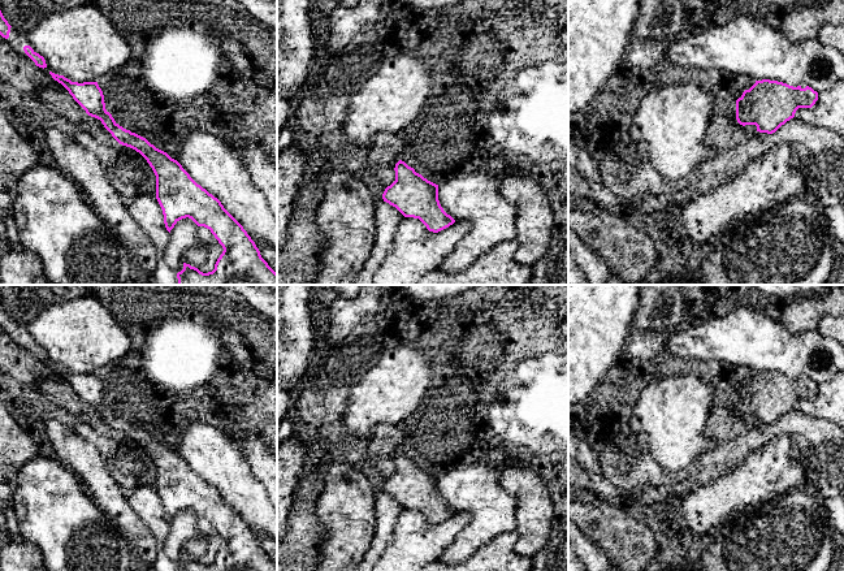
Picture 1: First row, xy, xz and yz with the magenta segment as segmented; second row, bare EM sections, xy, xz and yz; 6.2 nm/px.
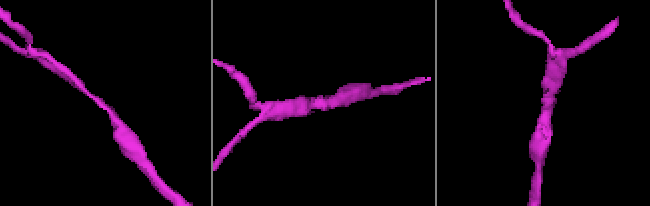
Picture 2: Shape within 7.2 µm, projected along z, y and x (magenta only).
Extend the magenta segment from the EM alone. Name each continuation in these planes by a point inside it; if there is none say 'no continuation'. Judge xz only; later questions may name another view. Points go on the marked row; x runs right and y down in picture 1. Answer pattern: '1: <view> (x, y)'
no continuation

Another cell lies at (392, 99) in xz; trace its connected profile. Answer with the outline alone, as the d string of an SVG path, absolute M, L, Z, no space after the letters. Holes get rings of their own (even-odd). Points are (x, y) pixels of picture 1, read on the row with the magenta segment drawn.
M408 53L388 57L381 68L367 81L360 91L350 99L350 107L341 134L336 135L339 144L369 147L378 133L403 131L419 117L432 92L432 78L424 64Z

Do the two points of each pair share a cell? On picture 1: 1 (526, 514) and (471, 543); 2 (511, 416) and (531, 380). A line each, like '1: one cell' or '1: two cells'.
1: two cells
2: two cells

